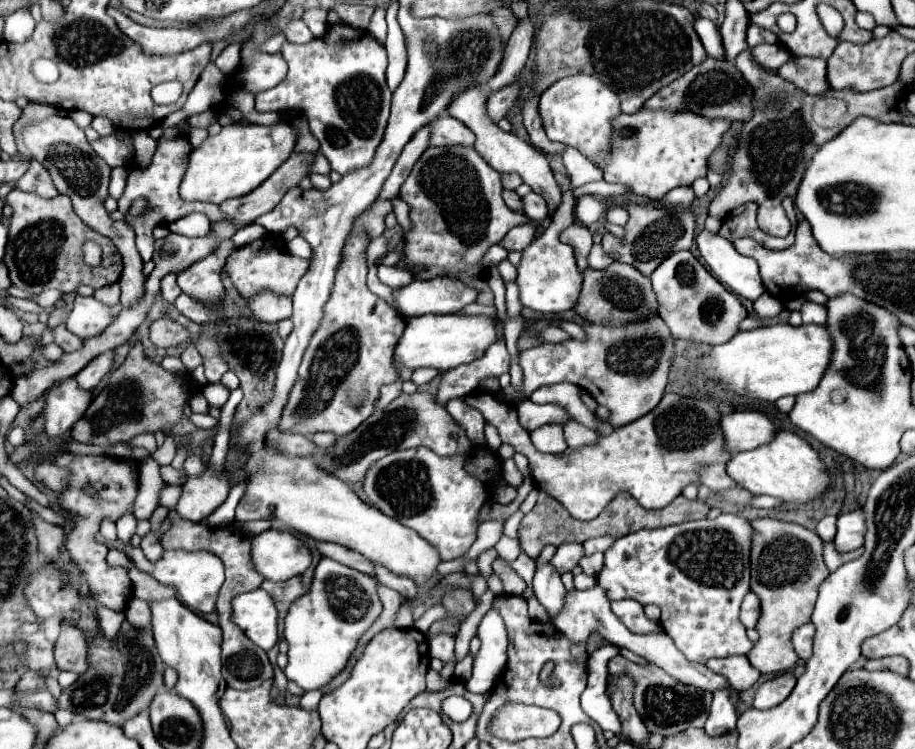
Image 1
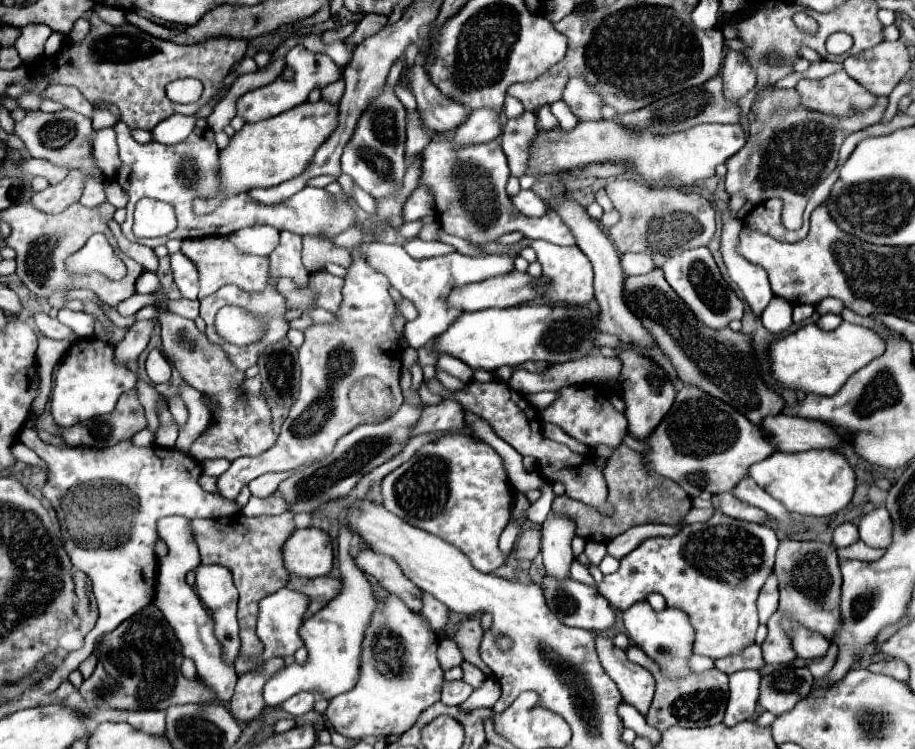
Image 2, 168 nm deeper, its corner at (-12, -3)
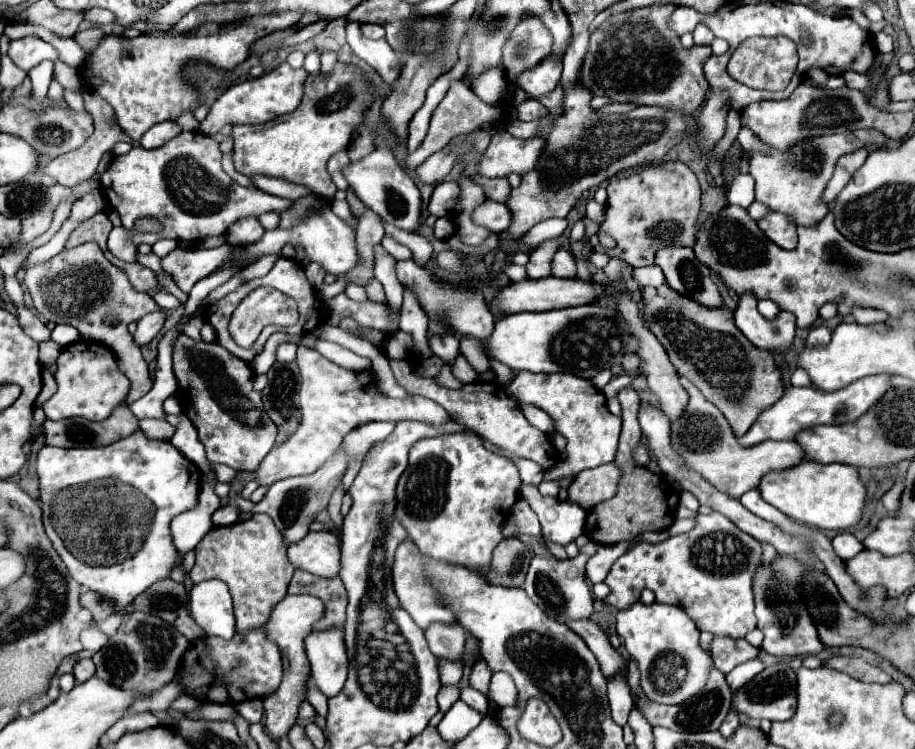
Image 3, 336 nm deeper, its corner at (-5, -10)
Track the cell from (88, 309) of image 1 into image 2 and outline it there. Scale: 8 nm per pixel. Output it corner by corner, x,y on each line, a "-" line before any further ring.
59,310
57,316
65,326
73,328
79,338
89,338
95,328
95,320
83,312
71,312
71,310

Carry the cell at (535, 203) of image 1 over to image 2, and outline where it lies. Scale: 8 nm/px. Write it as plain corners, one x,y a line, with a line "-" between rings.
521,190
519,194
517,194
517,198
513,196
511,198
511,202
513,202
513,206
521,212
521,214
525,214
525,216
533,216
533,218
541,218
541,216
545,216
547,214
547,204
533,192
533,190

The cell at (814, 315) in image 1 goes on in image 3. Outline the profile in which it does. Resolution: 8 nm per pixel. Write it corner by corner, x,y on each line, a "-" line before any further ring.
820,325
820,327
814,327
814,329
810,329
810,335
808,335
808,339
806,339
806,345
808,347
814,347
814,345
828,345
830,343
830,329
828,327
824,327
824,325

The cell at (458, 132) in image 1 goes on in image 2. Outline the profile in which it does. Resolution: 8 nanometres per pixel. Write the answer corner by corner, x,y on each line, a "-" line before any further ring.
417,62
407,76
421,110
421,118
431,132
455,132
467,120
467,108
441,98
439,90
429,82
427,74
423,72
421,62

